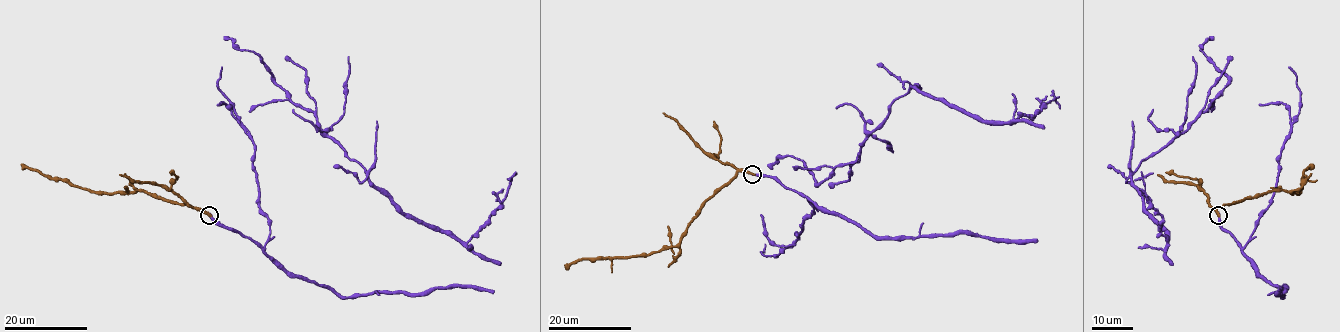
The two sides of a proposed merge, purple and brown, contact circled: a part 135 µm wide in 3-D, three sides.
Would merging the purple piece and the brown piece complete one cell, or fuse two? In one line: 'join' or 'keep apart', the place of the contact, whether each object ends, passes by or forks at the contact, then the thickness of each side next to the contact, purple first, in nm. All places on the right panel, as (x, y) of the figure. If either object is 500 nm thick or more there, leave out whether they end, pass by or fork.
join; at (1218, 215); purple ends there; brown ends there; 360 nm thick on the purple side, 380 nm on the other

